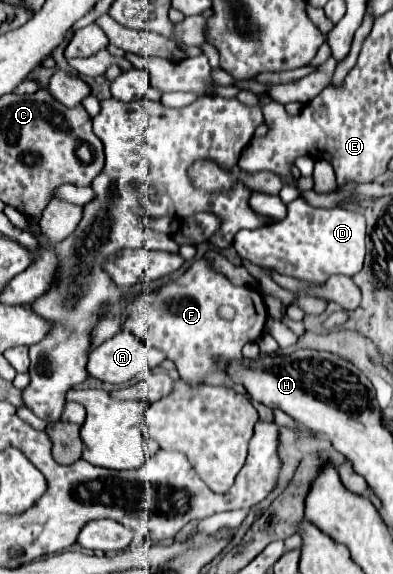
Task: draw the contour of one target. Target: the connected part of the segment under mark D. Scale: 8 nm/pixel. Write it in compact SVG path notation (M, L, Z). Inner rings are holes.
M304 198L288 204L288 214L280 222L272 222L254 230L240 230L234 248L240 258L262 268L274 268L286 276L306 282L324 284L332 274L354 276L360 272L366 254L366 218L360 212L336 206L314 208Z

